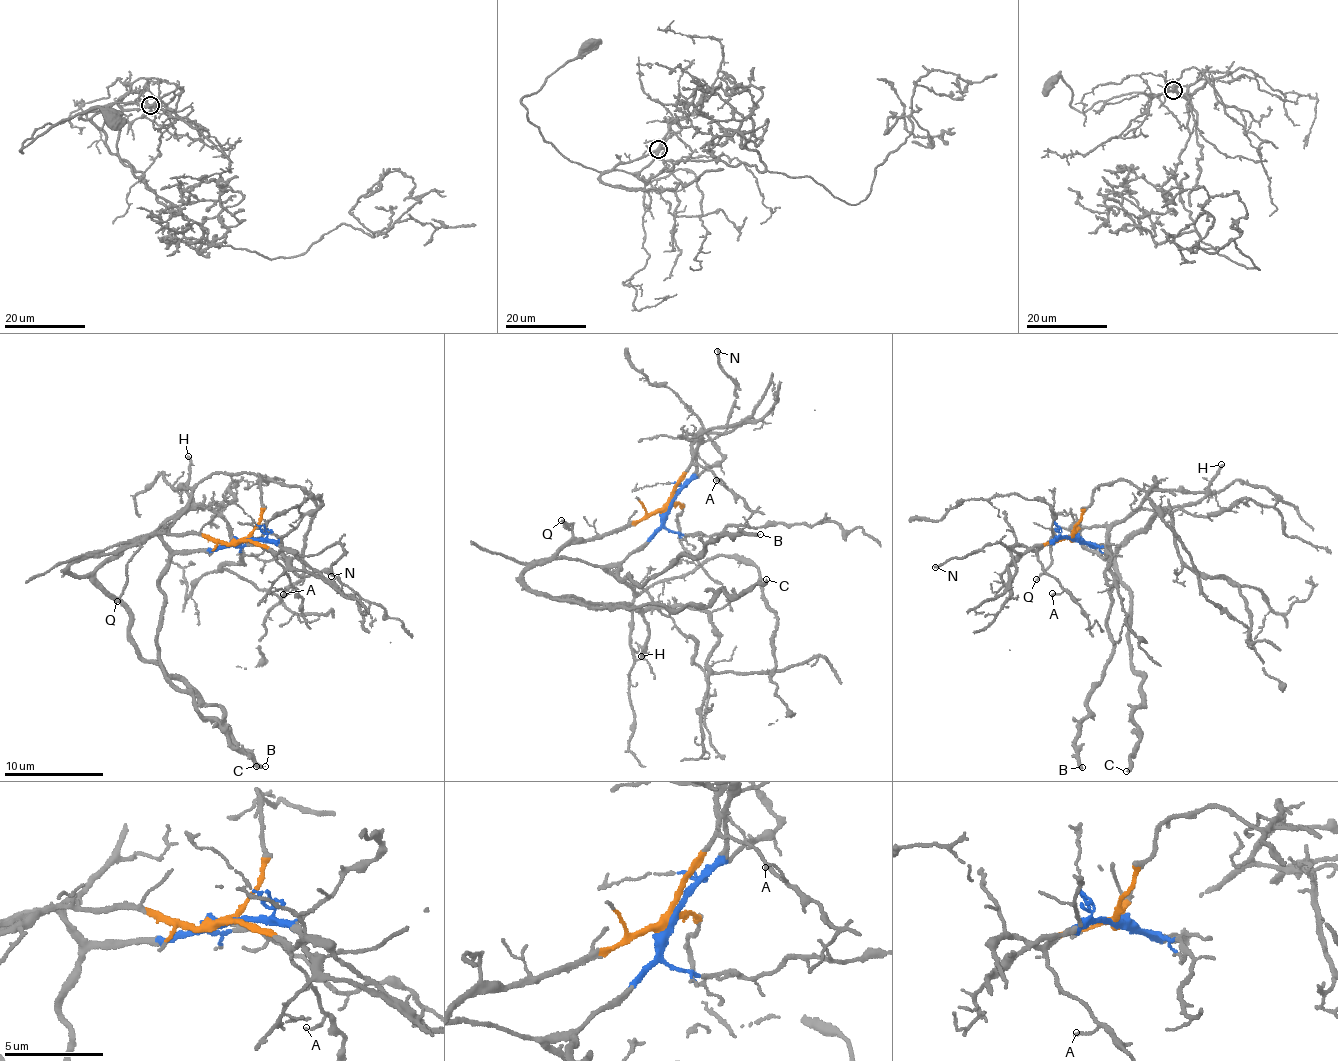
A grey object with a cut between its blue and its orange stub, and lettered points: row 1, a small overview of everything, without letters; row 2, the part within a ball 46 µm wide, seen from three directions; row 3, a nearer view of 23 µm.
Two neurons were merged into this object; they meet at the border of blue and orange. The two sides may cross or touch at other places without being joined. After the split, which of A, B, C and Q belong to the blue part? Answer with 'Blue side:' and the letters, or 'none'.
Blue side: B

